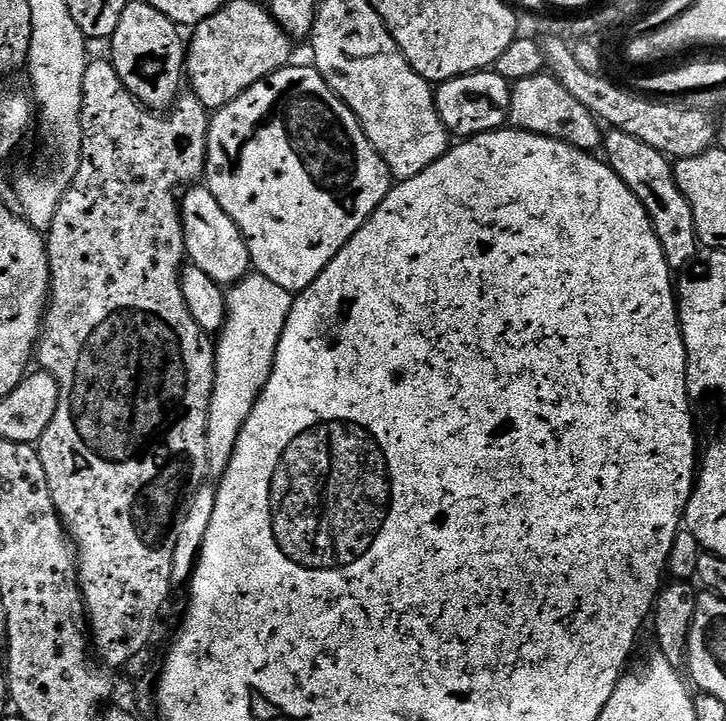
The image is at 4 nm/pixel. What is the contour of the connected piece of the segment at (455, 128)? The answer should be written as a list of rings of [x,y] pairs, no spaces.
[[[494,70],[471,72],[443,81],[435,94],[438,114],[453,137],[471,138],[483,132],[497,132],[508,124],[512,84]]]

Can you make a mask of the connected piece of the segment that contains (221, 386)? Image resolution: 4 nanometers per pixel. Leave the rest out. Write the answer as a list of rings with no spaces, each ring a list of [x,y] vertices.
[[[249,274],[226,292],[228,298],[228,317],[224,329],[218,334],[216,345],[216,377],[214,378],[214,394],[210,402],[210,418],[206,428],[206,450],[208,454],[208,475],[220,478],[230,466],[234,454],[234,446],[250,412],[258,402],[262,390],[272,373],[274,358],[278,350],[278,342],[282,338],[282,330],[286,326],[286,318],[290,318],[290,310],[294,299],[293,293],[287,292],[278,282],[270,282],[270,278],[259,274]]]

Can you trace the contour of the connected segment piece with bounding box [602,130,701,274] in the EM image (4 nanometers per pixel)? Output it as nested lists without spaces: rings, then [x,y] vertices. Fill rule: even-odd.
[[[615,130],[603,137],[602,152],[614,174],[618,174],[618,178],[622,178],[622,182],[634,190],[634,198],[642,202],[654,226],[654,234],[658,234],[658,242],[662,246],[662,254],[666,254],[669,268],[673,273],[680,274],[684,267],[687,269],[697,259],[696,248],[699,249],[701,243],[694,230],[694,214],[690,210],[690,202],[686,202],[686,194],[682,194],[678,188],[673,161],[654,150],[654,146],[646,146],[646,142]]]

